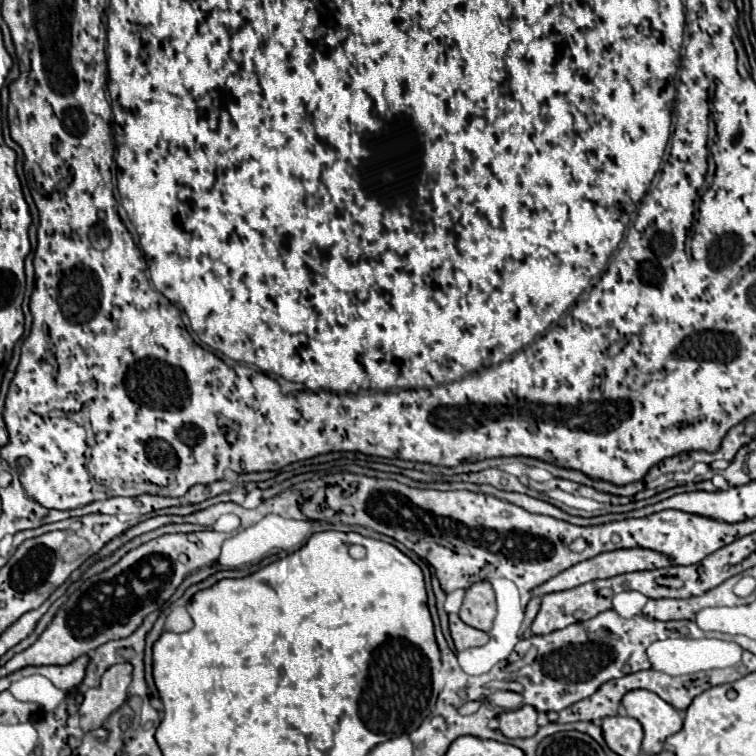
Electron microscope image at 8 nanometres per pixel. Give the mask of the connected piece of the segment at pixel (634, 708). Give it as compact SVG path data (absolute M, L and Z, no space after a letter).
M650 690L626 692L622 698L622 706L626 714L636 718L644 728L642 750L646 754L662 752L666 738L682 728L680 712Z

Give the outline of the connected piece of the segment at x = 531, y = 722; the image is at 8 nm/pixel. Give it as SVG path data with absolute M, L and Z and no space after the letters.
M524 704L518 710L510 710L510 712L502 712L498 716L500 720L500 732L506 738L530 738L538 732L538 724L536 724L538 712L534 706Z

